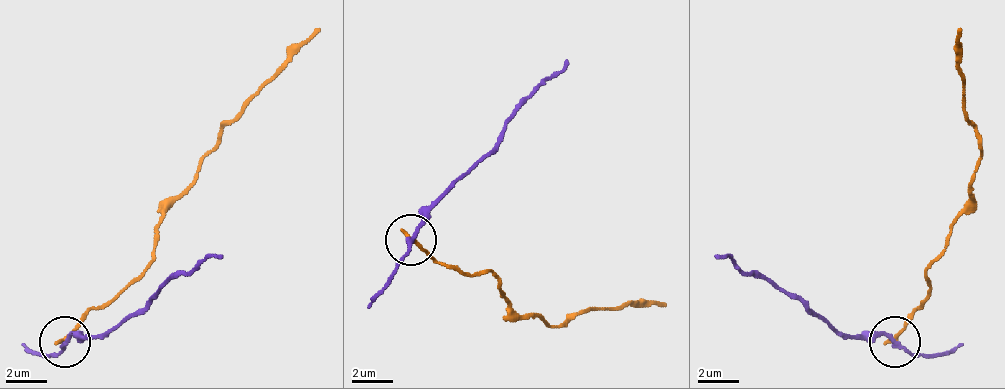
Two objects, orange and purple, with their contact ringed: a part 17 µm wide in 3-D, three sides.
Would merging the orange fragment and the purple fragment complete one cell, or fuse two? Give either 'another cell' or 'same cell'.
another cell

